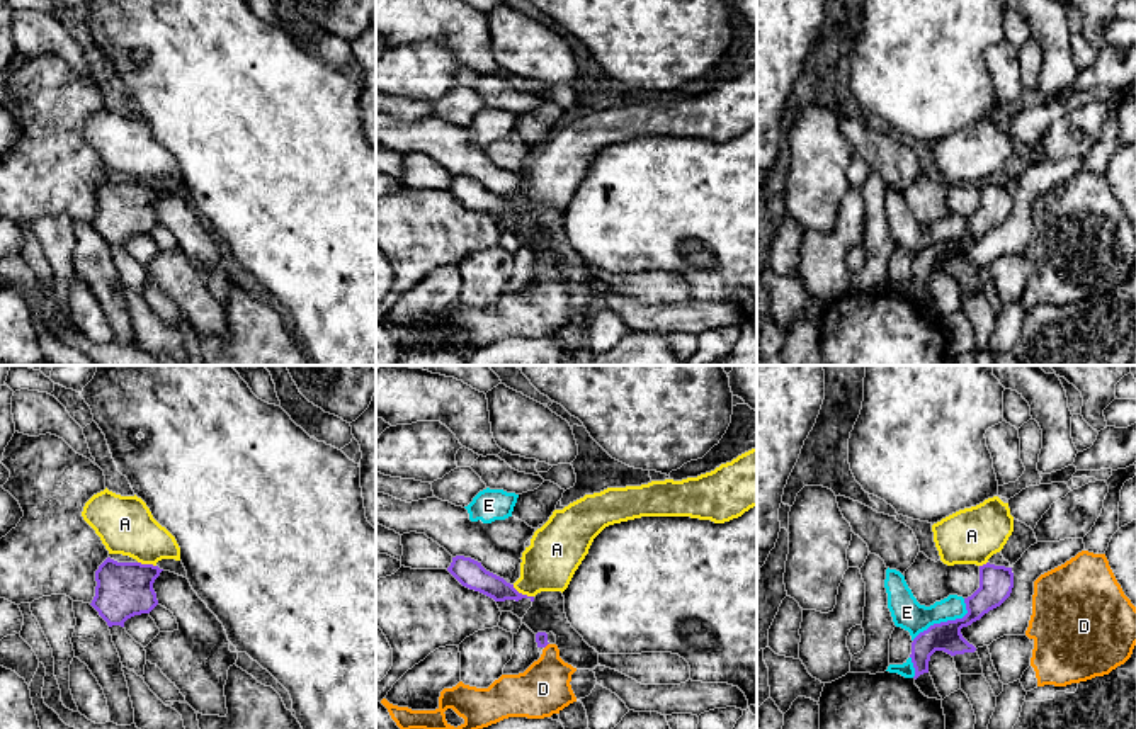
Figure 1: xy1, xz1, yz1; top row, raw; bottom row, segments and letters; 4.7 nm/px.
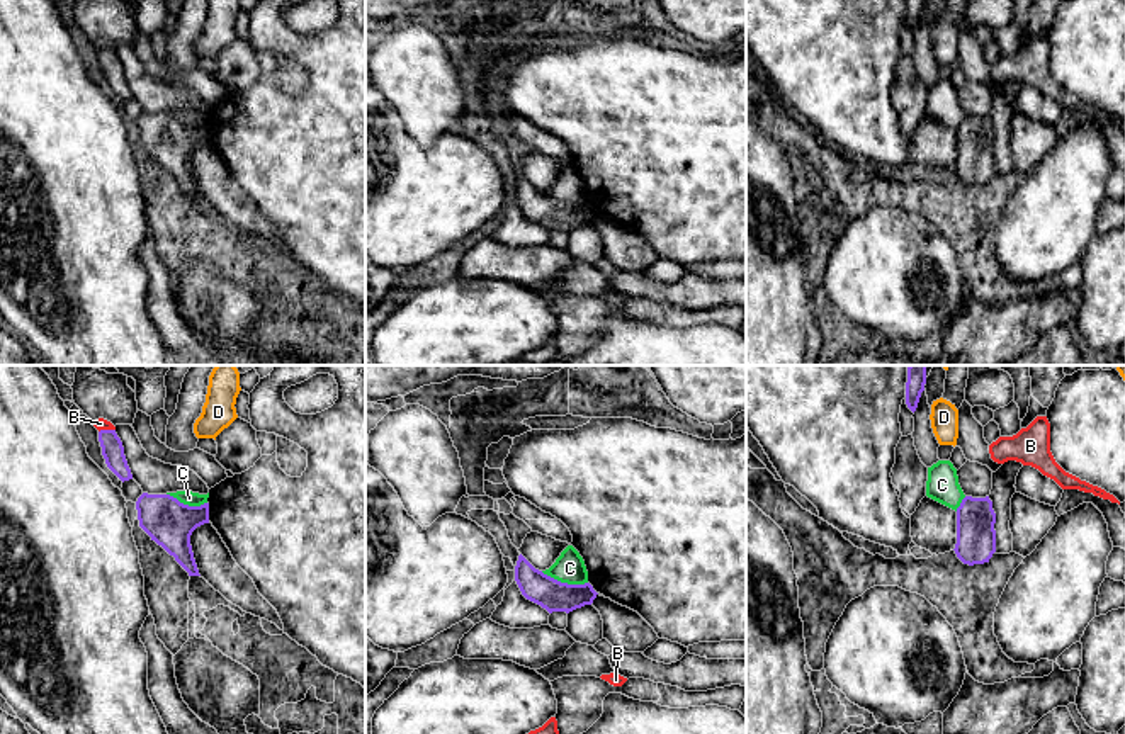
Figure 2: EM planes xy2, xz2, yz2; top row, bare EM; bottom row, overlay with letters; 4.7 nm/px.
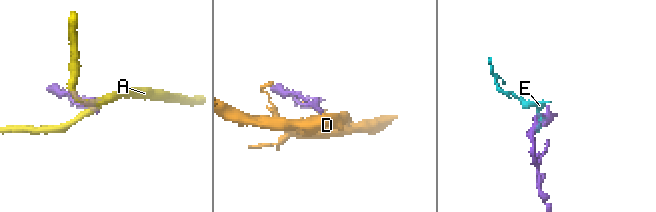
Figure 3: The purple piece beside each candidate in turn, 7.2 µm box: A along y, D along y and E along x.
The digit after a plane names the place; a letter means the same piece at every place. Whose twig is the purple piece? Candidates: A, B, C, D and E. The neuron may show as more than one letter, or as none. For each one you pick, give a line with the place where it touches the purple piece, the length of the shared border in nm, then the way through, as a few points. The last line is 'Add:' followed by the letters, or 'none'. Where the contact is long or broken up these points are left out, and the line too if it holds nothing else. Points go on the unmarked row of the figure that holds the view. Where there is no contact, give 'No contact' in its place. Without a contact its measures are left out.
D: Touches purple at xz1 (546, 264). Shared border 40 nm. Path across: xz1 (541, 257), (546, 264), (548, 298), (543, 308)
Add: D

